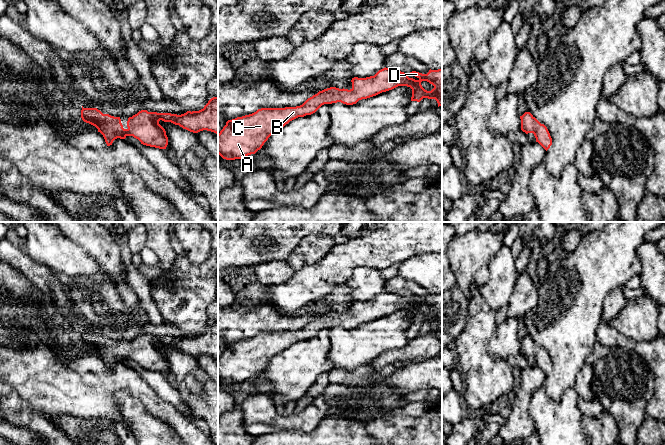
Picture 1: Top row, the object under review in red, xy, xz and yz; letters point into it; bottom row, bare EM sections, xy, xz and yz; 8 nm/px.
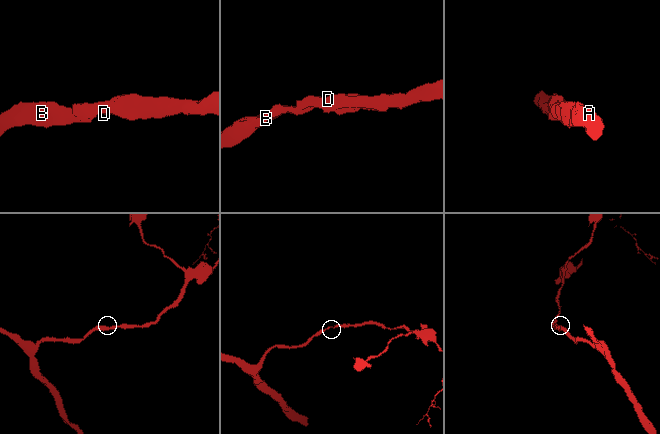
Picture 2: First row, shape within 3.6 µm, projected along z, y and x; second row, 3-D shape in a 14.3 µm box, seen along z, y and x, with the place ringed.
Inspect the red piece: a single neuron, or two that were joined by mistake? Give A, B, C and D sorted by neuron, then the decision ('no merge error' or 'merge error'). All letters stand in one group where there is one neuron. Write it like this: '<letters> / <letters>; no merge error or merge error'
A B C D; no merge error

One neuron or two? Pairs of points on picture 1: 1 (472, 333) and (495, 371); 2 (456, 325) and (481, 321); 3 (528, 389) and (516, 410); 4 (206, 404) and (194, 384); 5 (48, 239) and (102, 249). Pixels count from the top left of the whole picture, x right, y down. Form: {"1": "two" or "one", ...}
{"1": "one", "2": "two", "3": "one", "4": "two", "5": "two"}

